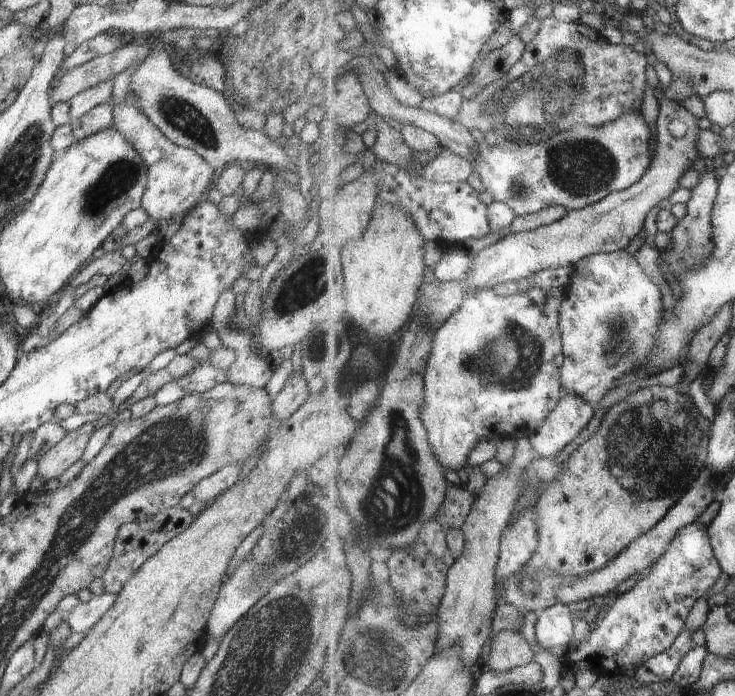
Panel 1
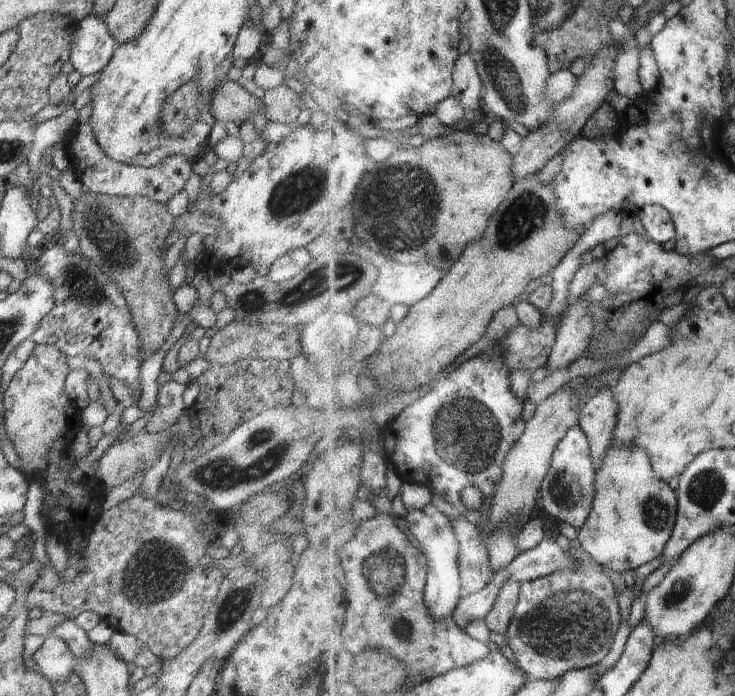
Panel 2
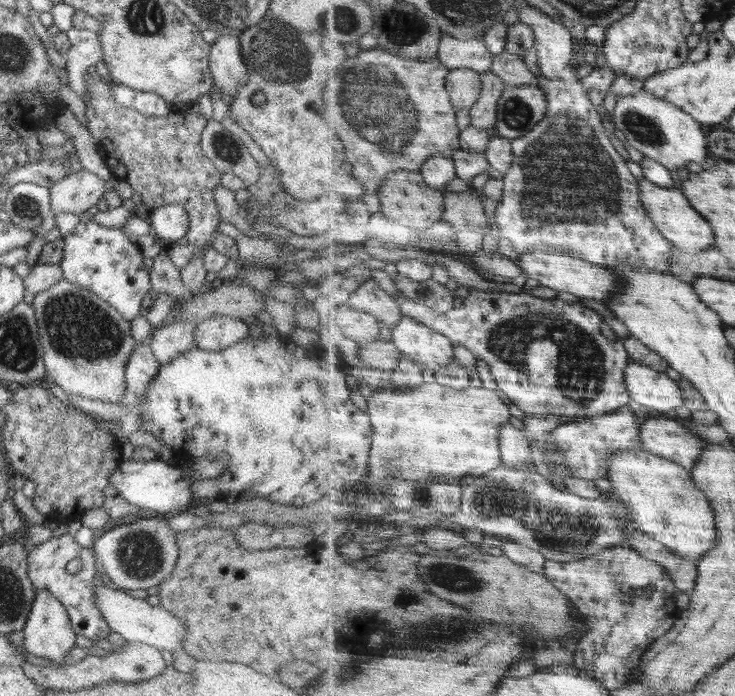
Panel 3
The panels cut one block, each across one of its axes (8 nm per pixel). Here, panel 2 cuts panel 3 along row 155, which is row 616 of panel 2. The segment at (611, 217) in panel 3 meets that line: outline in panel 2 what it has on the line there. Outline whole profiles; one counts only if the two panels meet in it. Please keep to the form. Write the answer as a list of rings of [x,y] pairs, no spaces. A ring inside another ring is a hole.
[[[582,545],[568,552],[580,562],[580,568],[572,572],[556,572],[544,578],[524,583],[516,616],[506,635],[518,664],[524,668],[532,680],[558,680],[572,669],[598,667],[606,656],[616,648],[616,636],[622,626],[620,604],[616,586],[609,576],[609,569],[596,562],[596,558]]]

